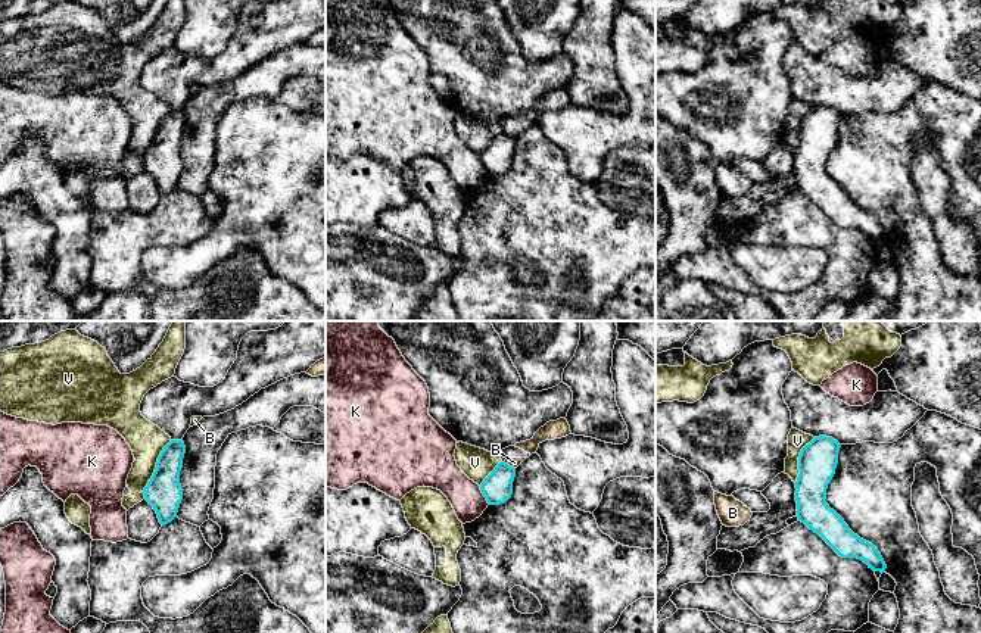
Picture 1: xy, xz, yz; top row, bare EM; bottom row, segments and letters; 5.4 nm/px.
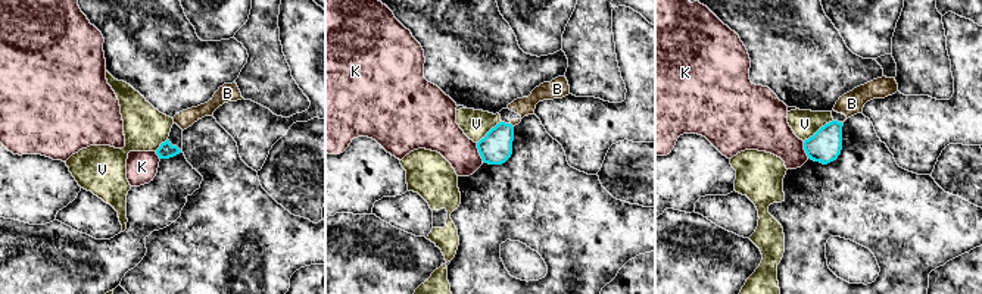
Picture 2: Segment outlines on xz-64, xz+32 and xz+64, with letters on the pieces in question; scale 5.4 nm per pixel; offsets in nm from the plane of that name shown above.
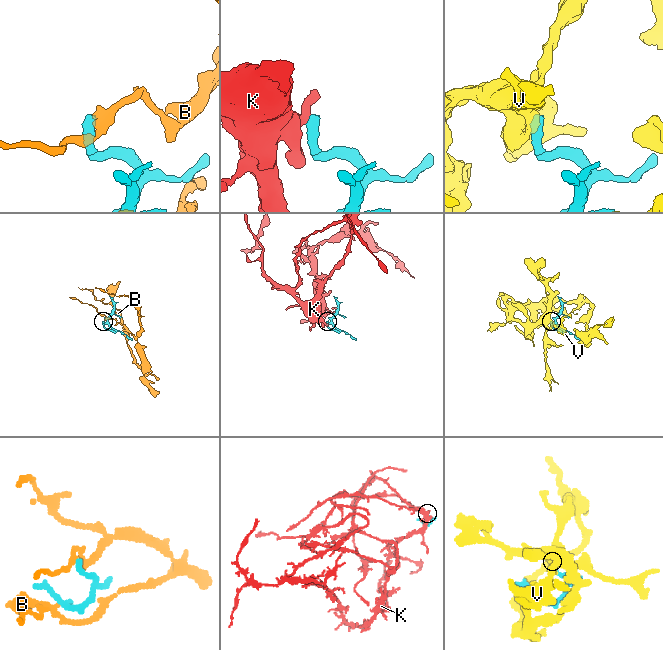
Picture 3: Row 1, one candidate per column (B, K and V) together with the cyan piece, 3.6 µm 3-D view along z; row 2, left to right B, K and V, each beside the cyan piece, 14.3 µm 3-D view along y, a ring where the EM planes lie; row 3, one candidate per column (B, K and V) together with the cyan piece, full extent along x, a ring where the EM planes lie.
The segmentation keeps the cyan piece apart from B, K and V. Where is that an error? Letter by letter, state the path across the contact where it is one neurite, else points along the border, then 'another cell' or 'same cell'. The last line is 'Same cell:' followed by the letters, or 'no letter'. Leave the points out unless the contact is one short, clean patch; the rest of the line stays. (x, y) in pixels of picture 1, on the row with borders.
B: border xz (504, 462), (514, 468); another cell
K: border xz (479, 486), (489, 504); another cell
V: border xy (171, 440), (158, 458), (155, 471), (143, 490), (143, 498); another cell
Same cell: no letter

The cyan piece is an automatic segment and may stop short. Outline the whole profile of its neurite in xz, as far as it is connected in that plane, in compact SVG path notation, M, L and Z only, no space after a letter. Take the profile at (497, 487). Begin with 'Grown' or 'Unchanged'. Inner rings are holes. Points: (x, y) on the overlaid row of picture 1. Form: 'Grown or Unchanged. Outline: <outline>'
Unchanged. Outline: M499 462L495 470L480 484L480 490L489 505L505 503L513 495L516 468Z

